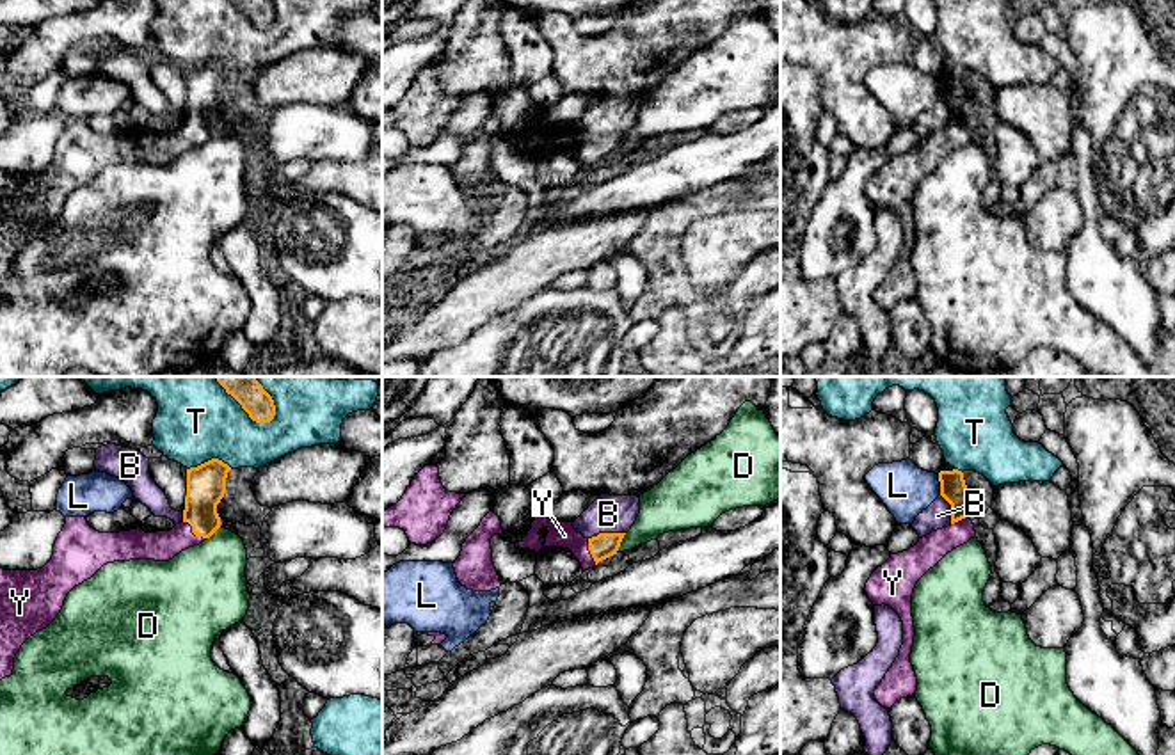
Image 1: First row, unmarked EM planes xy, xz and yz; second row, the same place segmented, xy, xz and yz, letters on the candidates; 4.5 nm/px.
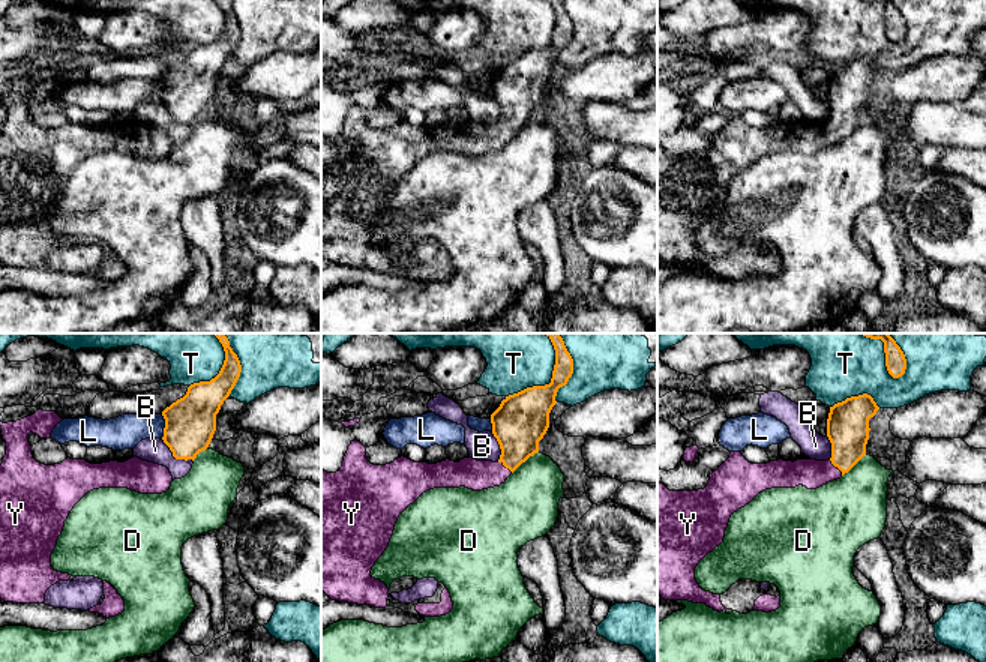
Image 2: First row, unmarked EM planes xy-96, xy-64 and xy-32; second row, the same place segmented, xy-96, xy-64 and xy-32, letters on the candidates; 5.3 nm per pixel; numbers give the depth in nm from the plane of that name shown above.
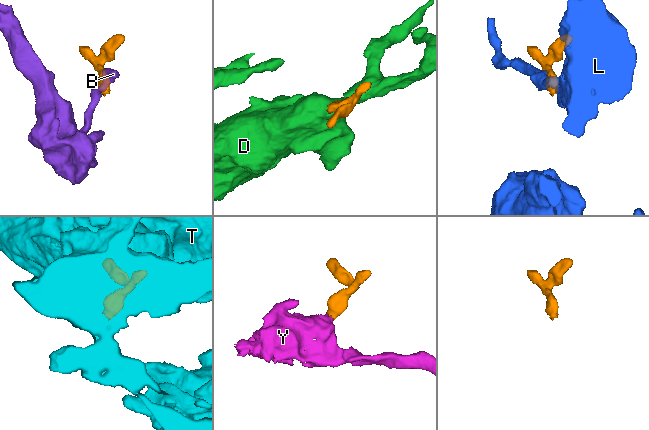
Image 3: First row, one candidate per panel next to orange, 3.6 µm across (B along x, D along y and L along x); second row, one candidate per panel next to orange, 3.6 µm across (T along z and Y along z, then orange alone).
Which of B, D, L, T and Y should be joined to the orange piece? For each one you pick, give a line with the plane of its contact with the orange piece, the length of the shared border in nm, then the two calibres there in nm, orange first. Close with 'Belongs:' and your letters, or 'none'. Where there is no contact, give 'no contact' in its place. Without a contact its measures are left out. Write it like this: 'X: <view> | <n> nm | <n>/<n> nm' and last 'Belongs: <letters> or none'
Y: xy | 140 nm | 180/140 nm
Belongs: Y

